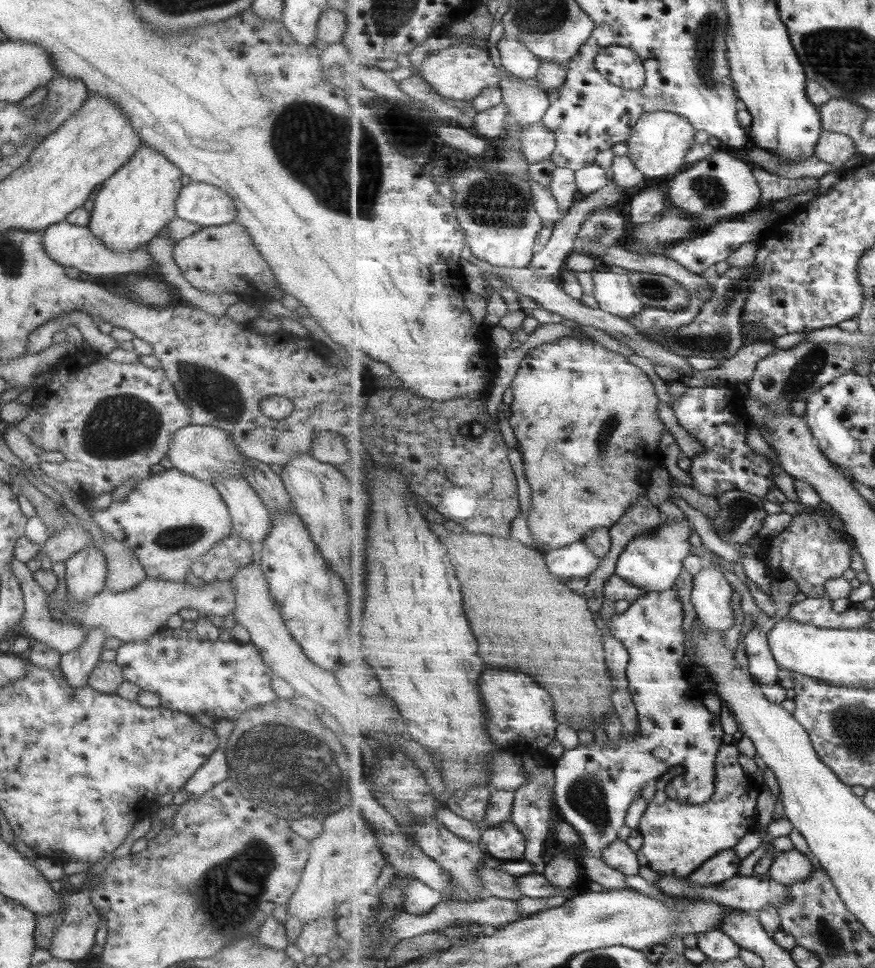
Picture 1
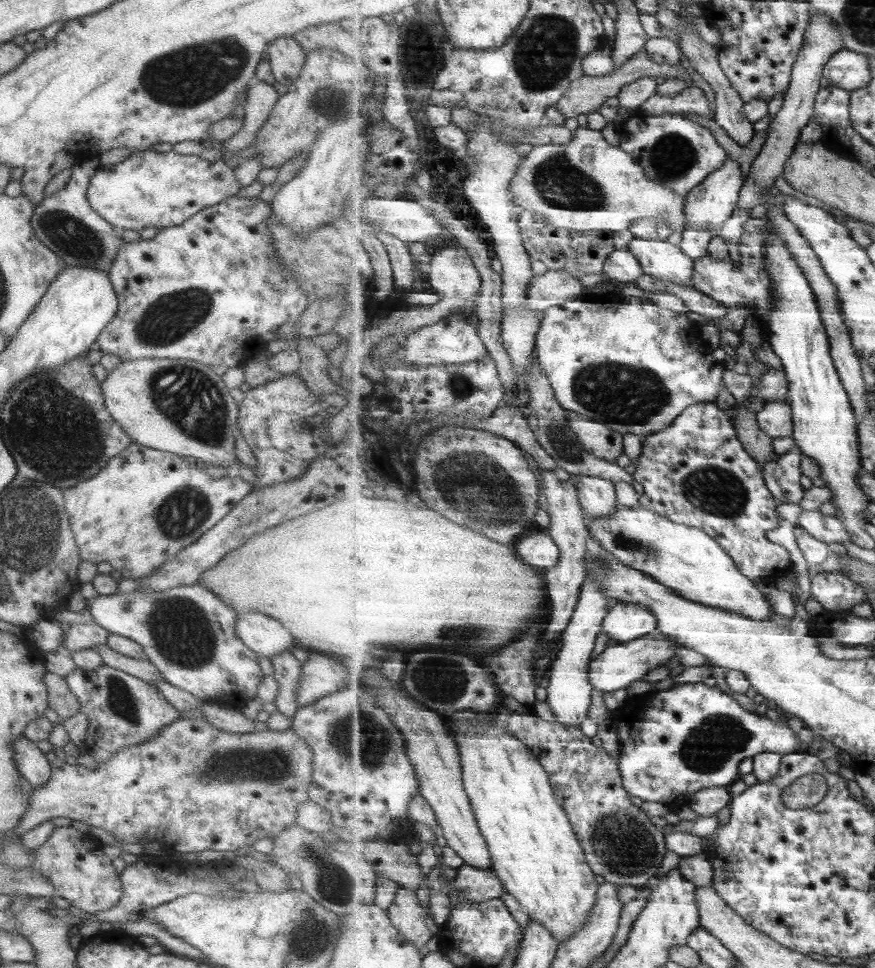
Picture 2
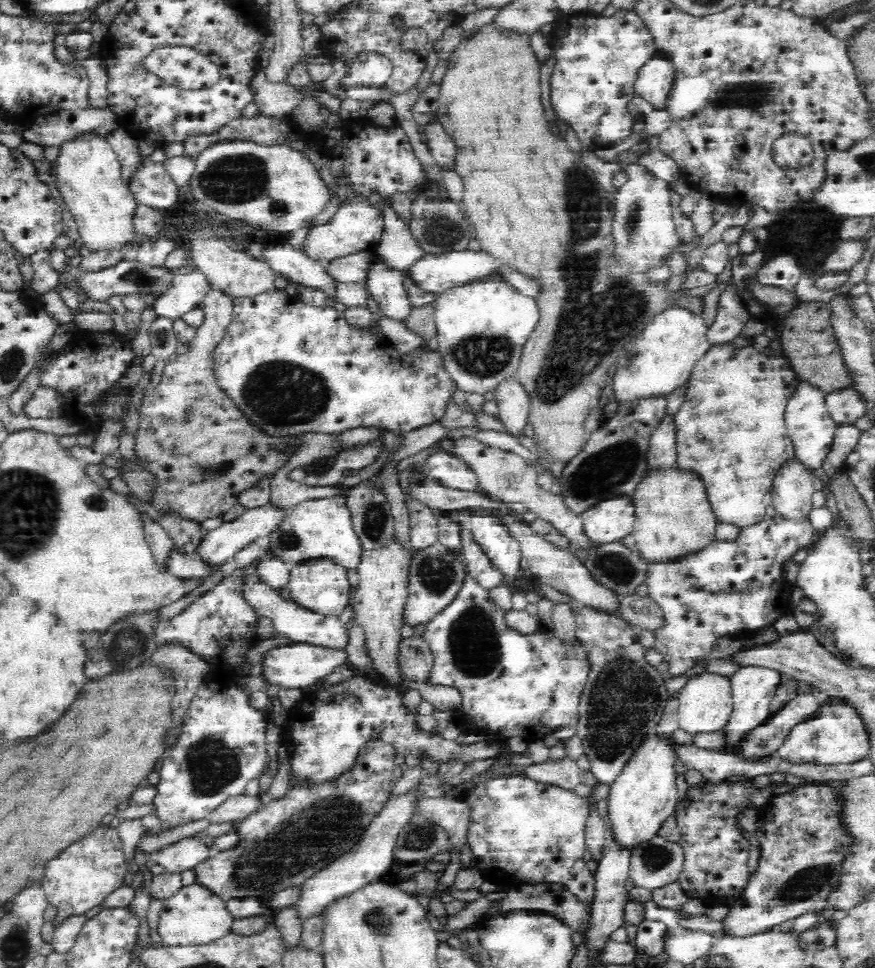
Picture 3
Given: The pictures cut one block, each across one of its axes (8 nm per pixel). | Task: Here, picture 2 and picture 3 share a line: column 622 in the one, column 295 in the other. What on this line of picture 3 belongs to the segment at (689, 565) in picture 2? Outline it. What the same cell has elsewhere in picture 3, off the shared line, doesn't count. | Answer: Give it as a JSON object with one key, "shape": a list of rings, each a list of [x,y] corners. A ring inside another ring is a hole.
{"shape":[[[336,493],[329,497],[306,499],[295,504],[286,520],[268,536],[265,543],[287,563],[330,558],[348,570],[356,569],[363,550],[360,537],[352,528],[352,515],[346,498],[346,493]]]}

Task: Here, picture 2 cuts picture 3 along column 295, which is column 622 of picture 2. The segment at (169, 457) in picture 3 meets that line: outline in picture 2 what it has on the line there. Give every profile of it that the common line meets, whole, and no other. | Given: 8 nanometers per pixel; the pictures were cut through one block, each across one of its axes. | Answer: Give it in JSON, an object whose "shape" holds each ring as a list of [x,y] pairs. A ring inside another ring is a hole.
{"shape":[[[567,411],[569,414],[569,426],[573,432],[579,436],[579,440],[589,450],[593,456],[617,462],[617,458],[624,453],[624,434],[619,434],[615,430],[602,422],[595,422],[595,419],[587,418]]]}

